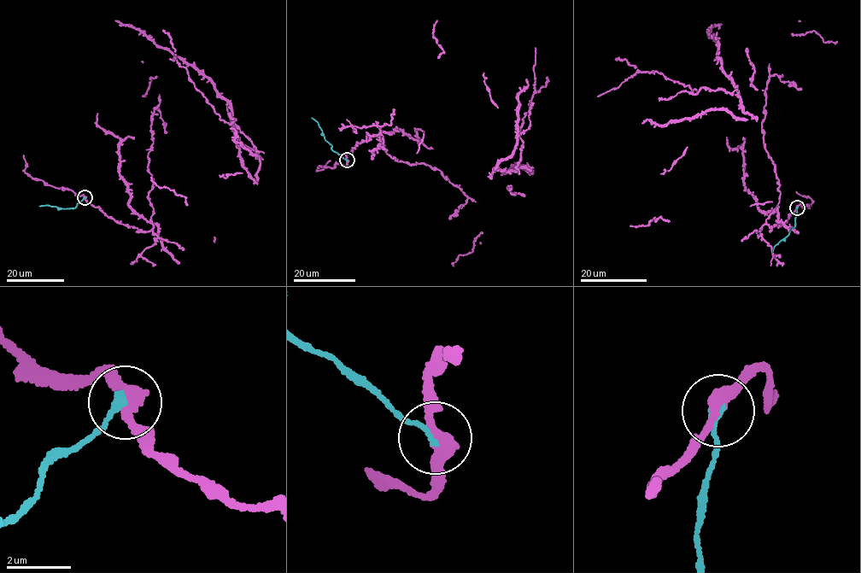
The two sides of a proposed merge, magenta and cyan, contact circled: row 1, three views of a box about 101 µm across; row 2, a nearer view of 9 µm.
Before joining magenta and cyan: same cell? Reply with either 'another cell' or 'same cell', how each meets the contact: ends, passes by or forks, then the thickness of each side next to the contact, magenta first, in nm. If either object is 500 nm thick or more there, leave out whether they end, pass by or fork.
another cell | magenta passes by | cyan ends | 320/360 nm

